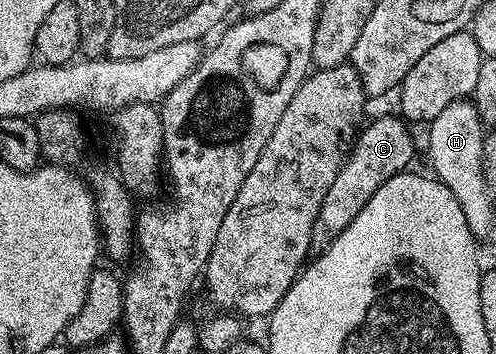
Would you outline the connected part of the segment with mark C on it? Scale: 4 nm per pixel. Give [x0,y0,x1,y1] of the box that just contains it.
[310,114,413,251]

